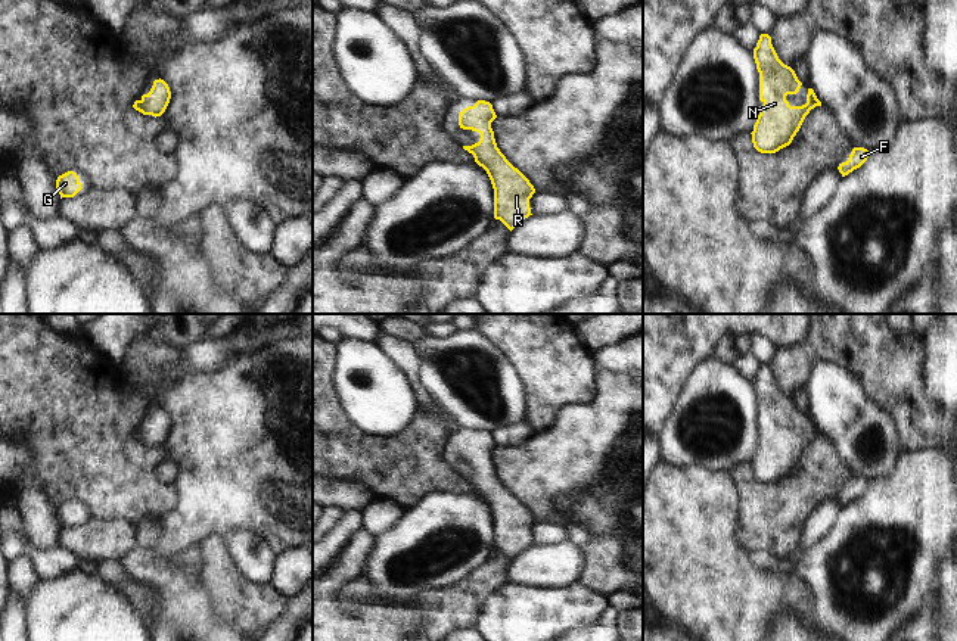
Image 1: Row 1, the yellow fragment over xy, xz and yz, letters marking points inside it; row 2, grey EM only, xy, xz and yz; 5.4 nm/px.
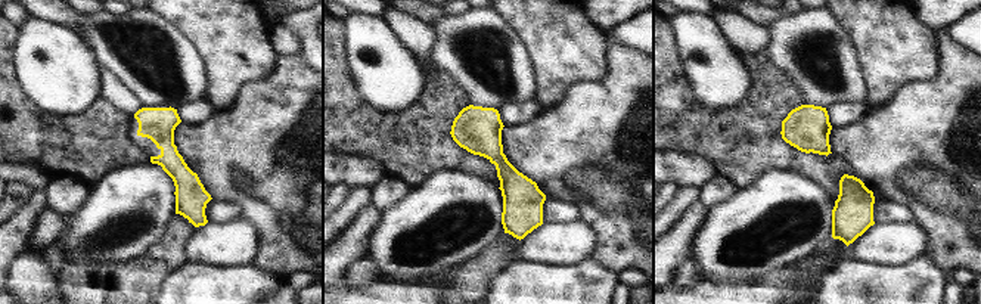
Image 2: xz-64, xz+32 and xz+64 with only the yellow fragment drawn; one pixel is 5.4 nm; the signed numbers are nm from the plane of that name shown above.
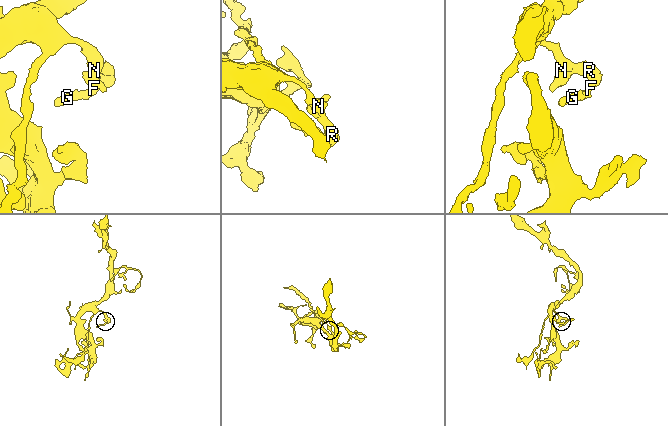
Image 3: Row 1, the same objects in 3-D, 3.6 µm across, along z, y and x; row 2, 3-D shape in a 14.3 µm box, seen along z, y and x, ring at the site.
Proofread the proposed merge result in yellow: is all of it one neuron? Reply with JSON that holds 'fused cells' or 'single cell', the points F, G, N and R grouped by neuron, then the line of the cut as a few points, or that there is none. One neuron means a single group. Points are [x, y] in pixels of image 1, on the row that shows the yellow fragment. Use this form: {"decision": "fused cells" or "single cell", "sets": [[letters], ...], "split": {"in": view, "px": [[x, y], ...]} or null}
{"decision": "single cell", "sets": [["F", "G", "N", "R"]], "split": null}

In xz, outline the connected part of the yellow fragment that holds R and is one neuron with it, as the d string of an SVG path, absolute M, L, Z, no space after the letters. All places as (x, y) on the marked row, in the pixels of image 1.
M478 100L464 108L459 115L463 130L476 131L481 139L472 146L463 146L482 167L494 189L494 218L500 220L510 231L531 214L529 199L535 193L529 180L515 168L497 147L491 122L497 118L493 105Z

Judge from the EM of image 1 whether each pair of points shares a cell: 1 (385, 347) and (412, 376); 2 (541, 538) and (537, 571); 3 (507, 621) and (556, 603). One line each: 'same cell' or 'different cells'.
1: same cell
2: different cells
3: same cell

